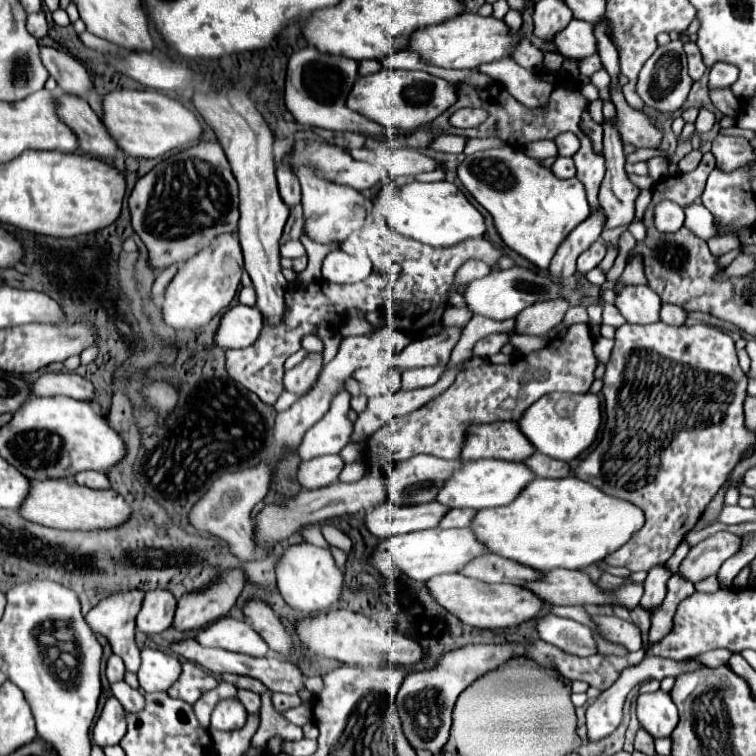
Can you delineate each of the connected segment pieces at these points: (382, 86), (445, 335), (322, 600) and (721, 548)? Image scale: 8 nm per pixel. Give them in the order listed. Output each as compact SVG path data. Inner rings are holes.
M383 68L381 72L361 76L359 82L355 82L347 98L347 106L359 114L365 114L367 118L375 122L381 122L389 130L397 130L397 128L411 130L425 122L435 120L449 106L453 106L455 100L457 100L455 86L443 78L437 78L419 70L409 72L409 70Z
M445 328L439 336L413 340L403 352L393 356L393 366L401 372L423 366L445 366L461 336L461 328Z
M313 544L291 546L277 562L277 588L283 600L303 616L317 616L335 608L343 596L343 574L335 566L329 550L317 548Z
M721 530L701 540L697 546L693 546L685 556L679 572L691 582L699 582L711 574L717 574L719 566L739 548L741 548L741 538L727 530Z

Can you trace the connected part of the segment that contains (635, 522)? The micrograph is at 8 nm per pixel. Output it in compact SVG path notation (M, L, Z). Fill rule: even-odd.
M567 476L561 480L543 480L537 478L533 480L519 496L515 502L501 506L501 508L487 508L487 510L479 510L471 522L473 532L477 534L477 538L487 544L487 548L503 558L515 560L519 564L525 564L529 568L547 572L553 568L567 568L567 570L583 570L591 564L597 564L601 560L607 558L607 554L613 554L615 550L619 550L623 544L627 544L631 540L631 536L641 530L645 522L645 514L643 510L639 510L639 506L635 506L633 502L609 496L605 492L601 492L599 488Z

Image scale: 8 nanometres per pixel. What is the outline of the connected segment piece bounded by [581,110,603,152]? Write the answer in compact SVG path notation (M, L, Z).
M585 110L585 114L583 114L583 118L581 118L581 130L583 130L591 140L593 140L595 152L601 152L601 150L603 150L603 146L601 146L603 128L601 128L601 124L595 124L595 122L591 120L591 116L589 116L587 110Z

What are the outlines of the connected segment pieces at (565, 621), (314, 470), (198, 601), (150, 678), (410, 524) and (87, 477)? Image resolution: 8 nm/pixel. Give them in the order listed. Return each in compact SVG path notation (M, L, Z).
M547 614L537 620L537 632L539 632L541 640L561 648L567 654L575 654L575 656L597 654L595 640L591 638L589 628L575 620Z
M327 454L327 456L311 458L311 460L301 462L297 478L299 478L303 488L309 488L309 490L323 488L327 484L337 482L343 466L345 466L345 462L339 454Z
M227 570L221 574L219 582L203 592L185 594L177 602L177 612L173 620L173 630L177 632L197 632L211 622L229 614L235 606L237 596L245 586L245 576L241 570Z
M145 648L141 652L141 668L137 672L139 686L145 692L167 690L181 674L181 662L157 648Z
M389 500L379 508L373 508L365 516L365 526L379 538L391 538L399 534L419 532L439 526L439 518L451 510L441 502L427 502L417 506L395 506Z
M85 470L85 472L79 472L75 476L75 482L81 484L81 486L87 486L87 488L109 488L109 478L107 474L103 472L95 472L95 470Z

